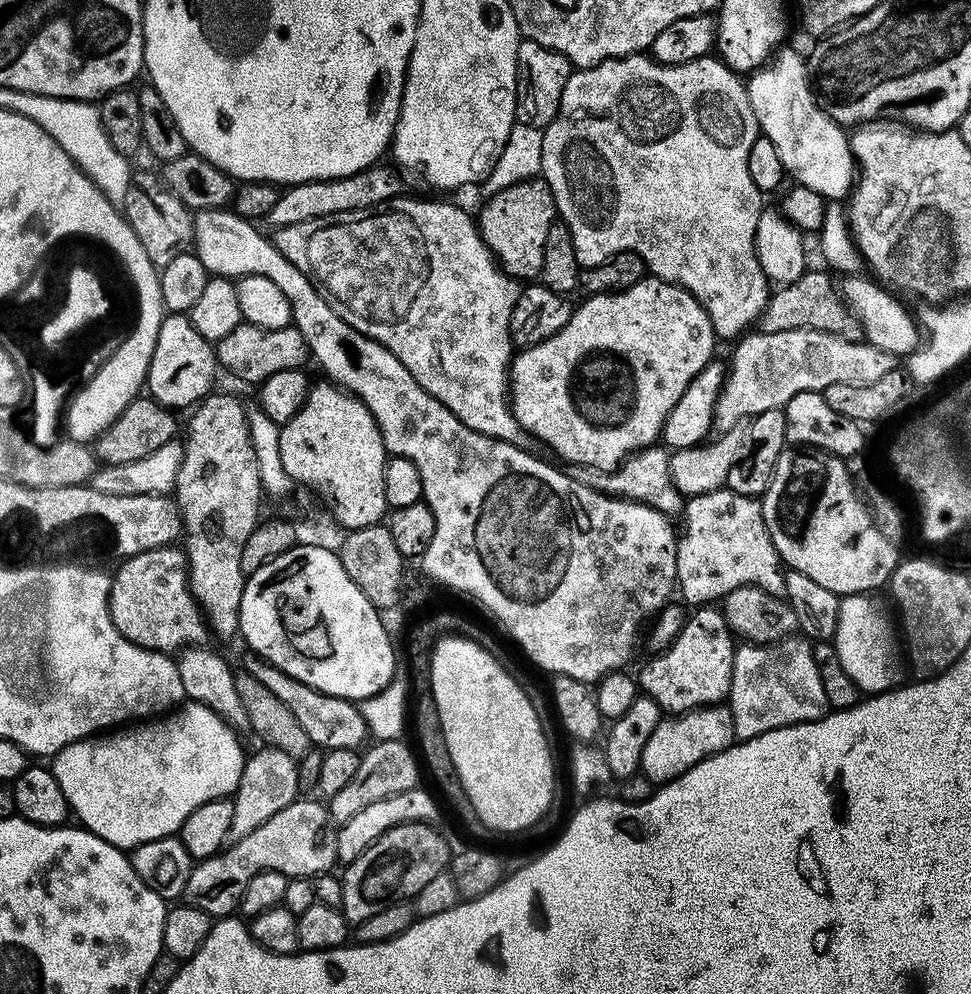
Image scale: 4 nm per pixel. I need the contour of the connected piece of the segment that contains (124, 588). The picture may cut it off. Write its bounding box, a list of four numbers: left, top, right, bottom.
[108,546,209,654]

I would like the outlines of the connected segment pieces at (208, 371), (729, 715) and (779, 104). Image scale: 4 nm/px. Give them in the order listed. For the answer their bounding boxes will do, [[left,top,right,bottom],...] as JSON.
[[147,314,218,410],[640,703,737,786],[746,47,858,201]]

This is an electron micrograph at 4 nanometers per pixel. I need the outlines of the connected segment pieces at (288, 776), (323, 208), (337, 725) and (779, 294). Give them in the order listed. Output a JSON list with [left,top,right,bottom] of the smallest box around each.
[[229,746,301,841],[267,167,401,229],[242,654,370,752],[758,270,864,340]]

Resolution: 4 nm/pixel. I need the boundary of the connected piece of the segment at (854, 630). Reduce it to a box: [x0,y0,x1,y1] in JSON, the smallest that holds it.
[834,594,902,694]

